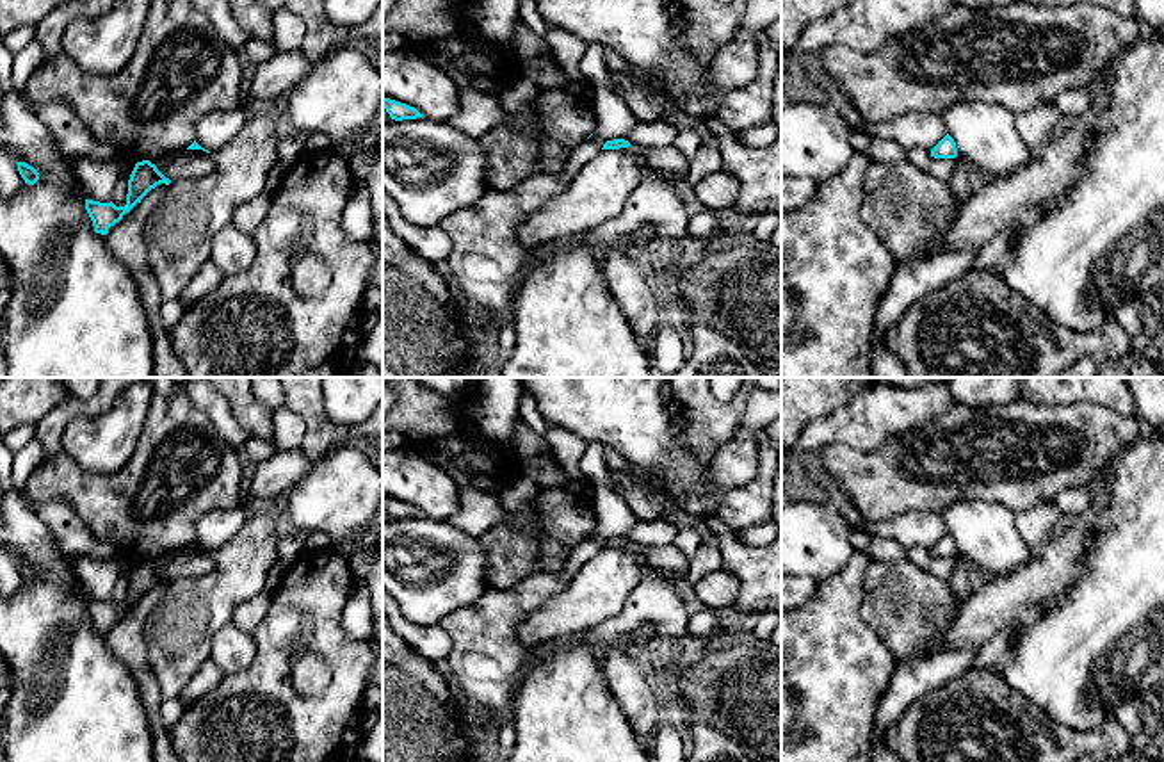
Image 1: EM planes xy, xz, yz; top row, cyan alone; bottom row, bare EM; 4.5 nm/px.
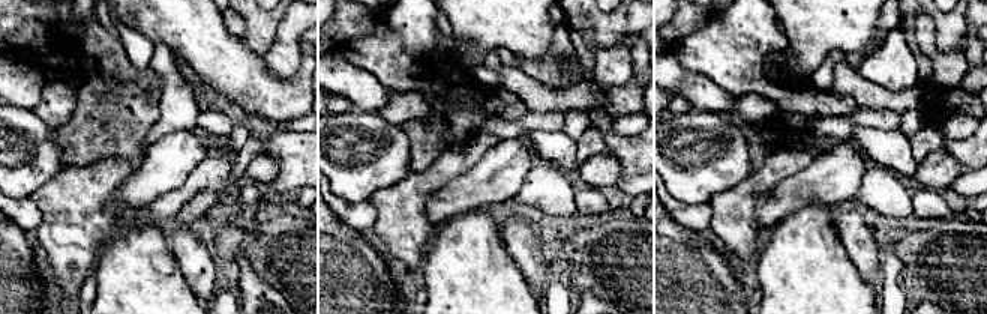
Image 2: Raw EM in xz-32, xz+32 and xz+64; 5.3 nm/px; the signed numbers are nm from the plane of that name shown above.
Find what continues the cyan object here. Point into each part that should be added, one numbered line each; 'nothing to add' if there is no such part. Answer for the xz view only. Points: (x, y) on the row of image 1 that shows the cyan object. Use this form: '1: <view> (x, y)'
1: xz (659, 134)

